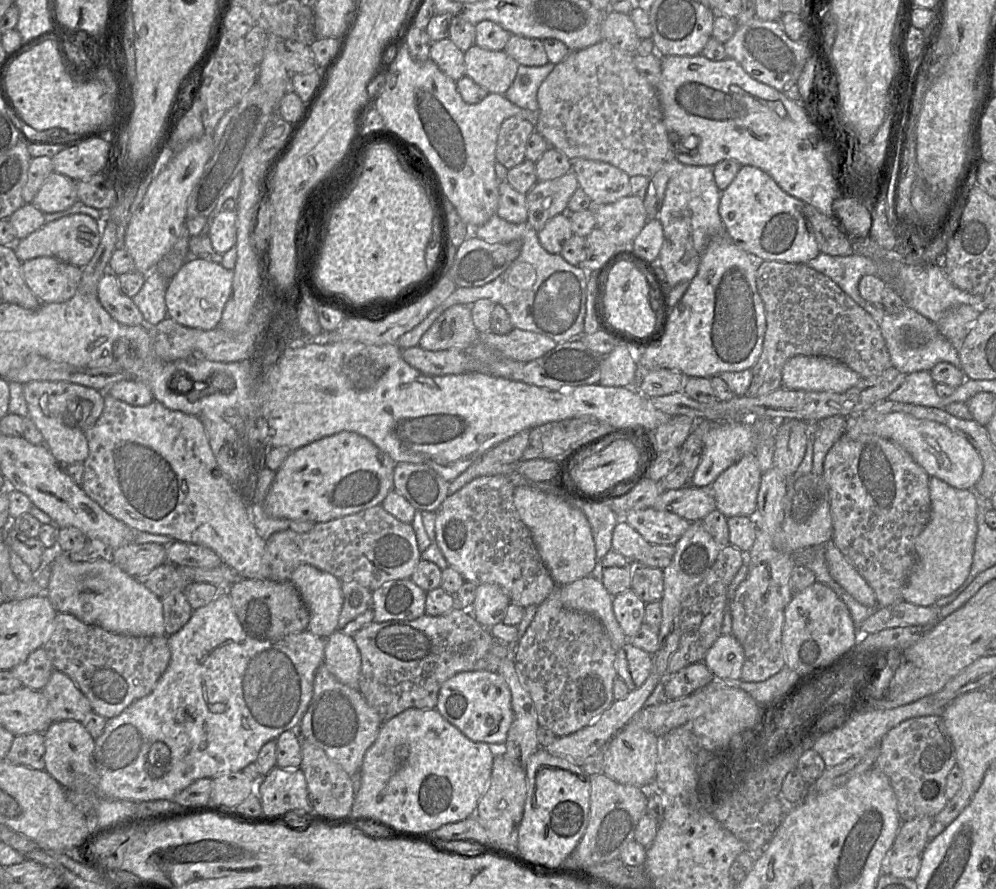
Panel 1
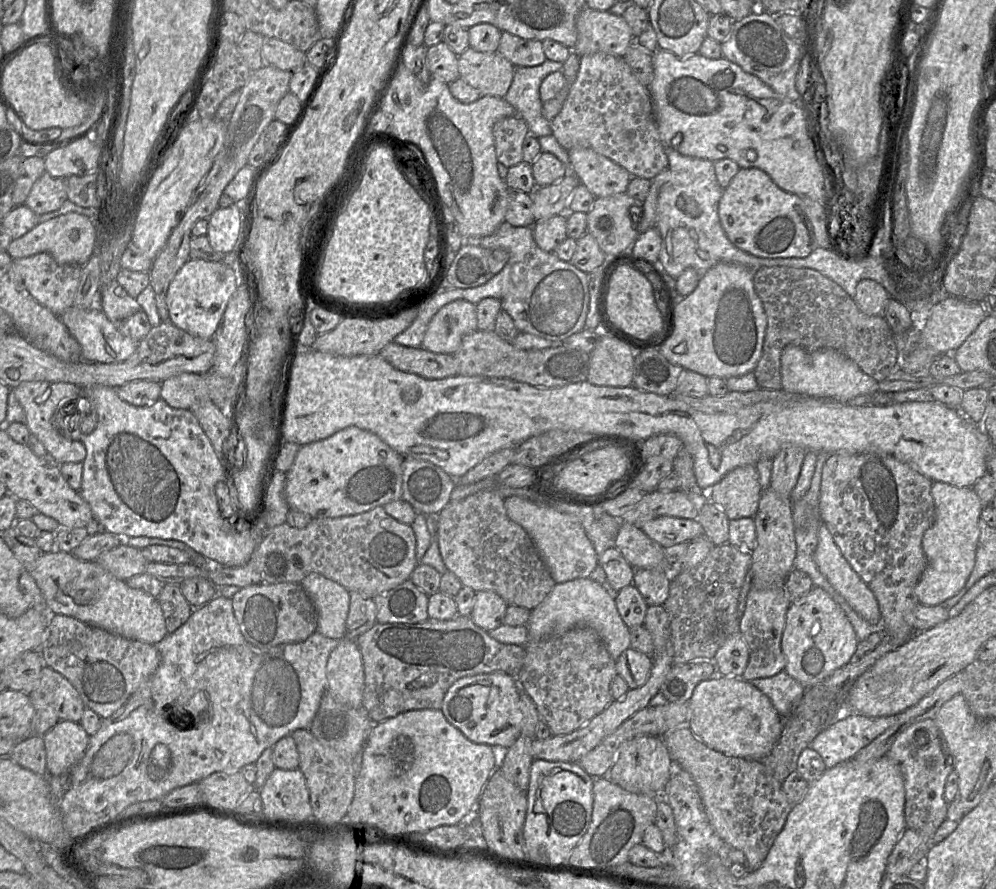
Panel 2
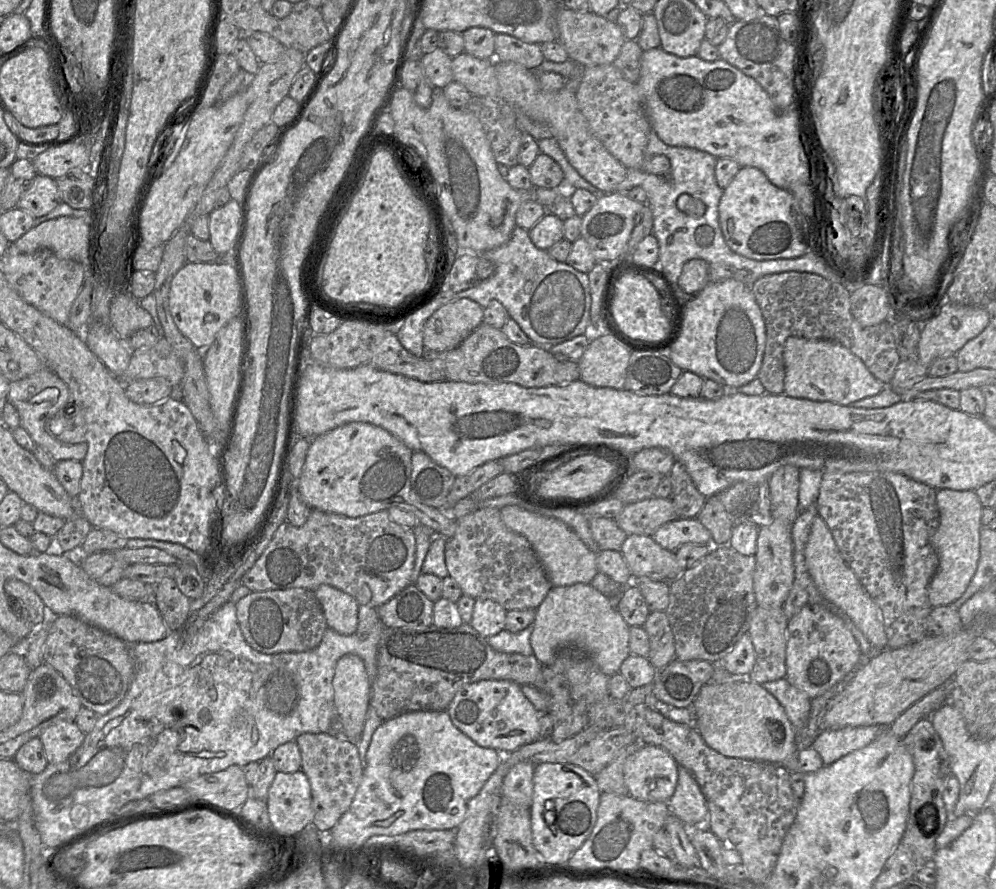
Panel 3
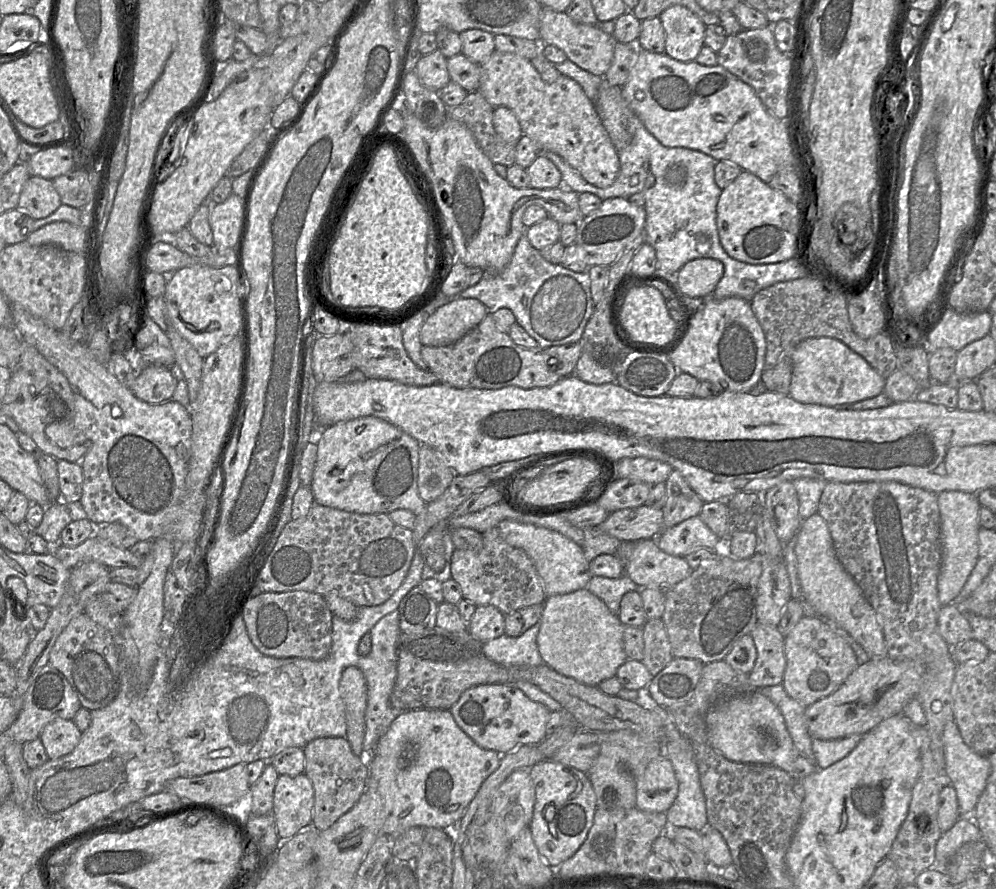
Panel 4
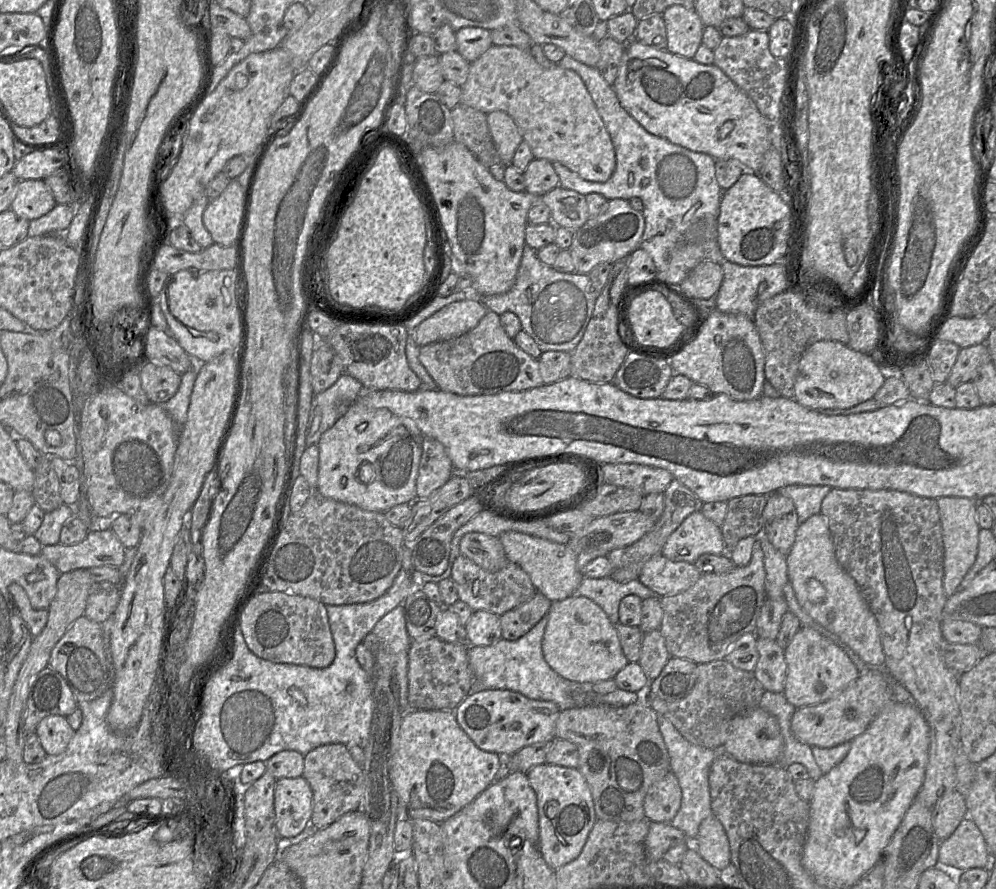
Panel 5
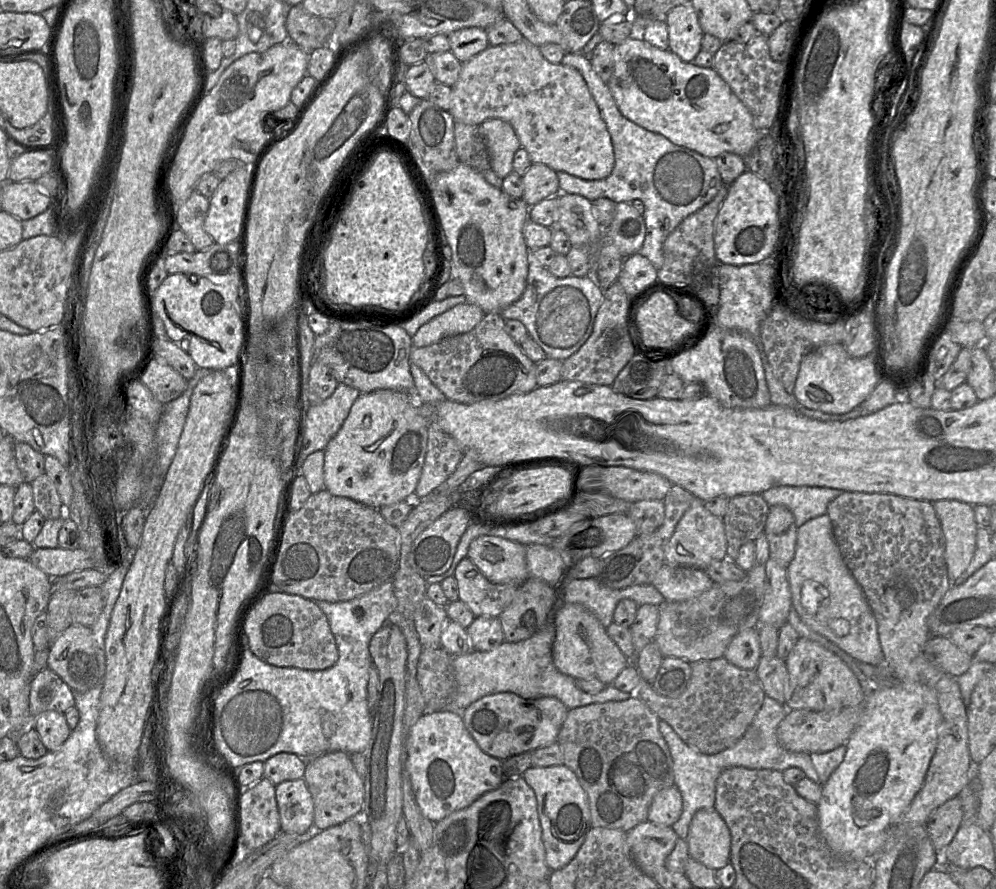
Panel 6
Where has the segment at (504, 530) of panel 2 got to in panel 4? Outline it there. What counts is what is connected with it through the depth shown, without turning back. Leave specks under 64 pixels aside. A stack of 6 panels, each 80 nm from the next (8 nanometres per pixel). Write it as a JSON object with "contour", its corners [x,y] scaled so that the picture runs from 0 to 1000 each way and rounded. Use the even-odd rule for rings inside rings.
{"contour":[[[500,593],[484,600],[485,614],[481,620],[457,618],[453,627],[453,648],[461,657],[464,672],[478,682],[494,681],[507,692],[525,683],[546,678],[545,656],[531,625],[523,618],[511,613],[502,602]]]}

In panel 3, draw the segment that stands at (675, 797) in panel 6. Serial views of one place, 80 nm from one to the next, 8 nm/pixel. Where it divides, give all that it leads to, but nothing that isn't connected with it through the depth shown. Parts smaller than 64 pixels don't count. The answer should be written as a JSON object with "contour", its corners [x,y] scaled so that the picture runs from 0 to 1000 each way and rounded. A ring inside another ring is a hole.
{"contour":[[[643,837],[626,865],[632,894],[649,902],[671,902],[681,875],[681,859],[666,841]]]}

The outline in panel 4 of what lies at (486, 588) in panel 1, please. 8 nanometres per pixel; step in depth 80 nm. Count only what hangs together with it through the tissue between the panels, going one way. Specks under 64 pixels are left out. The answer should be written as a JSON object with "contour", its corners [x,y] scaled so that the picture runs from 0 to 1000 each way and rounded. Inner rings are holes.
{"contour":[[[494,681],[478,682],[477,688],[470,701],[471,711],[483,722],[507,713],[506,706],[507,691]]]}

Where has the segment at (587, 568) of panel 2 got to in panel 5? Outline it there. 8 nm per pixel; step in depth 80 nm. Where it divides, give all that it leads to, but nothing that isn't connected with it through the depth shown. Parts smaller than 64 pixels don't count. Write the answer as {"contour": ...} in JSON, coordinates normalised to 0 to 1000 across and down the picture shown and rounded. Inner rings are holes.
{"contour":[[[517,597],[506,598],[500,605],[510,631],[518,633],[531,647],[540,666],[554,677],[577,668],[586,647],[579,638],[579,624],[569,613]]]}

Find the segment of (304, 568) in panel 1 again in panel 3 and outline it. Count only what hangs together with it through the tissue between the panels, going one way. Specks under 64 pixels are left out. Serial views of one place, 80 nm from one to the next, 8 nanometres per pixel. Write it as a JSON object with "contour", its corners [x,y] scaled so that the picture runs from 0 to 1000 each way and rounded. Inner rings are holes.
{"contour":[[[329,657],[319,659],[315,668],[325,687],[329,706],[344,714],[356,712],[360,679],[353,669]]]}

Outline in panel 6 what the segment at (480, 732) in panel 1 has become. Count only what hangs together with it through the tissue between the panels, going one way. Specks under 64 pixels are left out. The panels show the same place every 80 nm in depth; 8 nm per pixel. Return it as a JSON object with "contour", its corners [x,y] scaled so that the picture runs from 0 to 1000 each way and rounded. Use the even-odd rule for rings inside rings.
{"contour":[[[501,778],[473,791],[463,804],[467,818],[482,843],[504,854],[524,845],[543,844],[559,835],[571,799],[561,784]]]}

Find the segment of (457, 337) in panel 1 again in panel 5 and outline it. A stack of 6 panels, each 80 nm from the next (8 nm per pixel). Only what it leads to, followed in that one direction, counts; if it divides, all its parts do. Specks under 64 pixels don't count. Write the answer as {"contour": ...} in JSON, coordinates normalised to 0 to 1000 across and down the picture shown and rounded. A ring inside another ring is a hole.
{"contour":[[[482,335],[454,340],[424,361],[416,370],[416,382],[422,389],[463,378],[478,368],[490,351]]]}

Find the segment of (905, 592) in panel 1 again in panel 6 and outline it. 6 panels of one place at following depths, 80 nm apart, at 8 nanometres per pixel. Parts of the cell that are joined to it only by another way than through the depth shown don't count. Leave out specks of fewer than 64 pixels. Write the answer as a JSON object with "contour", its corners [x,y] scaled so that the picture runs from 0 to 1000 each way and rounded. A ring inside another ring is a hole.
{"contour":[[[943,562],[937,570],[949,604],[949,632],[954,656],[973,637],[980,616],[981,588],[976,568],[962,562]]]}

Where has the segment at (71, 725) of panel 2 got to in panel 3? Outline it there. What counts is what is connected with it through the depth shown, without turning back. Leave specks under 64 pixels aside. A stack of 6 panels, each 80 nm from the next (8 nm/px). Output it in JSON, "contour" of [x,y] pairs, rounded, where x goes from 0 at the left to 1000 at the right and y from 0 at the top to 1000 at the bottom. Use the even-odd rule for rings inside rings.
{"contour":[[[58,811],[40,827],[47,856],[58,859],[67,855],[83,836],[84,826],[75,812]]]}

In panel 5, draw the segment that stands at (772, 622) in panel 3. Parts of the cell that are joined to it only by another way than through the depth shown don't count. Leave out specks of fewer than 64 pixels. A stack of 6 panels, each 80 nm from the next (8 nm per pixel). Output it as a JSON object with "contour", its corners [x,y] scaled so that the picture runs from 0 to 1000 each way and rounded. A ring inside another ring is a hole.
{"contour":[[[760,718],[762,740],[756,754],[758,762],[768,776],[786,778],[788,774],[790,746],[788,731],[779,720]]]}

